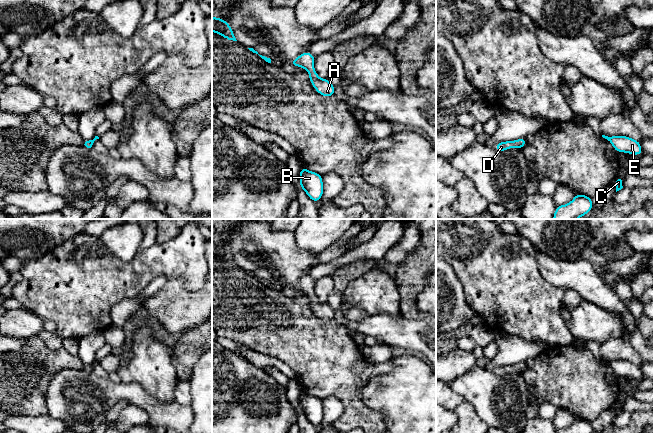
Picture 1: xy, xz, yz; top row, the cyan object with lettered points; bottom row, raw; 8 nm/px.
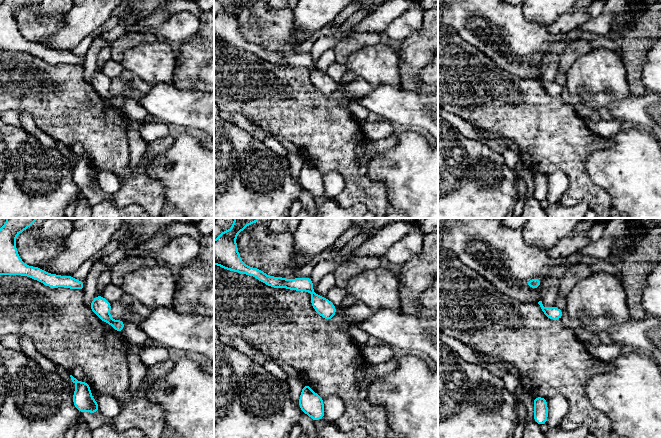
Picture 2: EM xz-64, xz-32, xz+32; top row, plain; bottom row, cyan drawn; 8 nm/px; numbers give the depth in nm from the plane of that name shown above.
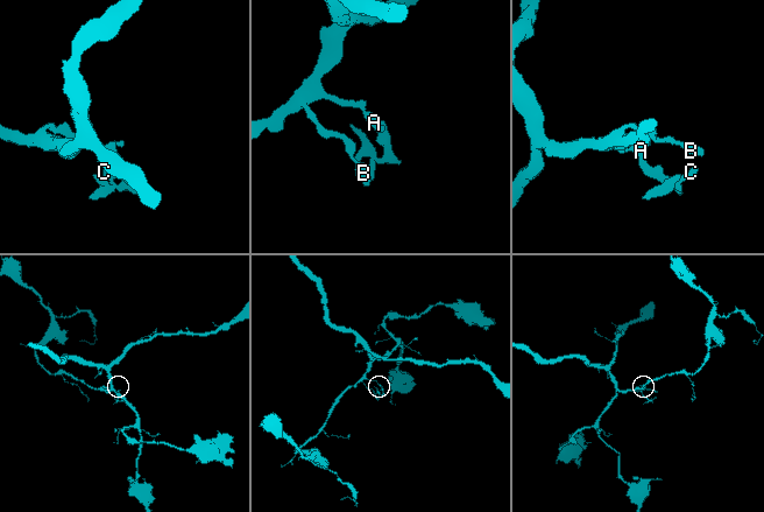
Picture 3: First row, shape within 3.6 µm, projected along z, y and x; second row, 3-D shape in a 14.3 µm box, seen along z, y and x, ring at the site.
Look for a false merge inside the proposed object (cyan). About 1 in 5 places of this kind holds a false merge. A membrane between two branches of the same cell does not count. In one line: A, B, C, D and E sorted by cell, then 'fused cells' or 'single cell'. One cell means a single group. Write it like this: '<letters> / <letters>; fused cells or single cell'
A B C D E; single cell

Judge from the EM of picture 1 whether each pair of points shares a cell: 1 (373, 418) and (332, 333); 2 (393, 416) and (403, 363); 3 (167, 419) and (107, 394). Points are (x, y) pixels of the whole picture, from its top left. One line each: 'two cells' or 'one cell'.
1: one cell
2: one cell
3: one cell

